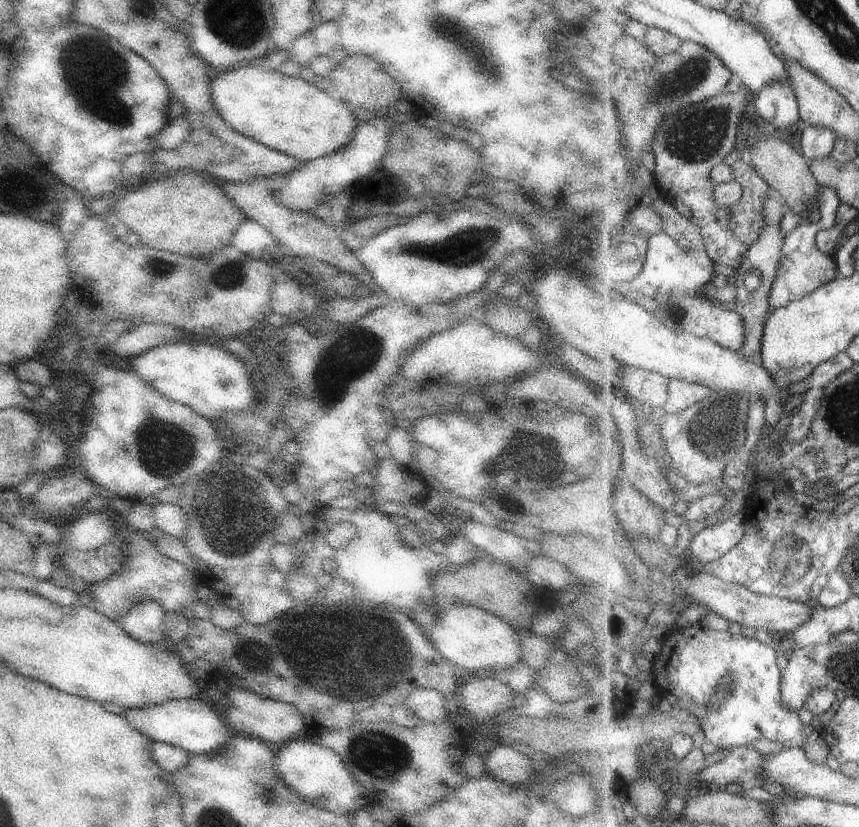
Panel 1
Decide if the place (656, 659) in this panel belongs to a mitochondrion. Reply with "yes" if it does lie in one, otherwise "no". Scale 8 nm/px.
no

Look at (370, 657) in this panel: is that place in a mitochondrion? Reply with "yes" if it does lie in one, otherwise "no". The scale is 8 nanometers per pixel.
yes

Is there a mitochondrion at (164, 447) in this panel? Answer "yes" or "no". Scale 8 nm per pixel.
yes

